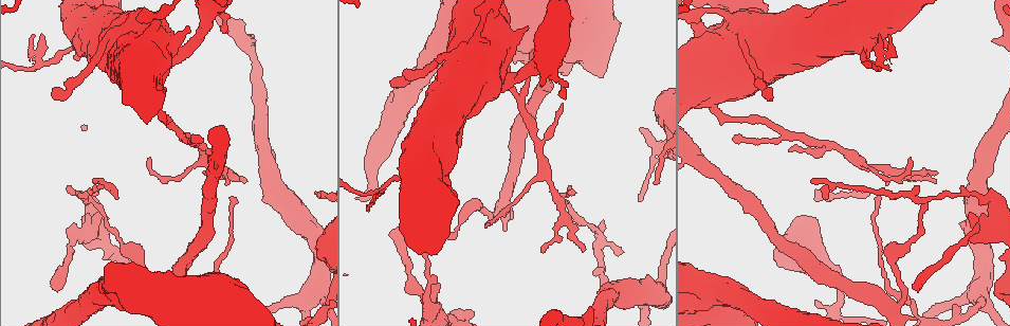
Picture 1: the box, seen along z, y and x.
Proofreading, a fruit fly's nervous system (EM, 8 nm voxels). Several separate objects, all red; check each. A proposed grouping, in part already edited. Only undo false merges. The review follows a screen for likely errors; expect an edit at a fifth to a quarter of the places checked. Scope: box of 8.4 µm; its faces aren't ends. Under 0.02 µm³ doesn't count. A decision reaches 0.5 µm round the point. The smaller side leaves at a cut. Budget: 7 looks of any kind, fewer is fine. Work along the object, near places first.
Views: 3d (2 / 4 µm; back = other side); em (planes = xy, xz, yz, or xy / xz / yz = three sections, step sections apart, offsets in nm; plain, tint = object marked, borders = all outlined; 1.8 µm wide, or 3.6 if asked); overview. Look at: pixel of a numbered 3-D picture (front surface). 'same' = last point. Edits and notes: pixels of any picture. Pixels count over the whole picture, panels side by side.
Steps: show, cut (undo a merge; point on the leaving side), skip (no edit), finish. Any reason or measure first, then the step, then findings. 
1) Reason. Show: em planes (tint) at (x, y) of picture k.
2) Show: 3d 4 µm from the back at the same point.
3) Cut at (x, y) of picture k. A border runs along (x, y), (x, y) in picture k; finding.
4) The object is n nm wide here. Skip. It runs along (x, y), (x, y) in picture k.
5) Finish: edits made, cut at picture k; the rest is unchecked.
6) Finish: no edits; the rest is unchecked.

Sudden change in width. Show: 3d 4 µm at (734, 23) of picture 1.

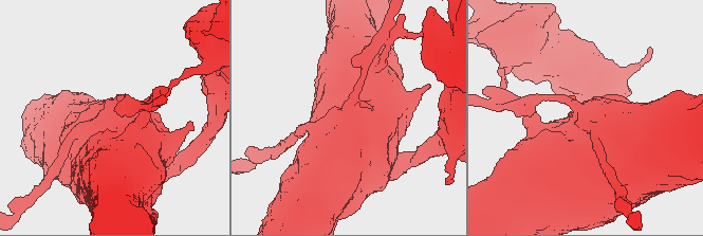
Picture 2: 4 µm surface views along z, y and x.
Need the tissue. Show: em 3.6 µm xy step 8 (tint) at (583, 112) of picture 2.

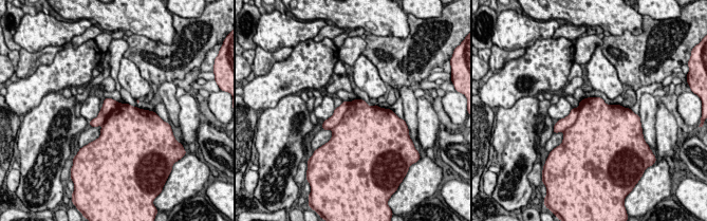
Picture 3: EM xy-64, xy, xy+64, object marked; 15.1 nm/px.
Cut it another way. Show: em 3.6 µm planes (borders) at the same point.

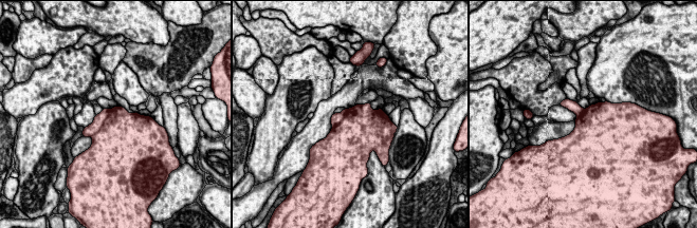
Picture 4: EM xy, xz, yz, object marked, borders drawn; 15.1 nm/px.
Cut at (98, 120) of picture 4. A border runs along (110, 109), (102, 127), (91, 136) in picture 4; a second cell is stuck on.

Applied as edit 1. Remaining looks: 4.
Redraw. Show: overview.

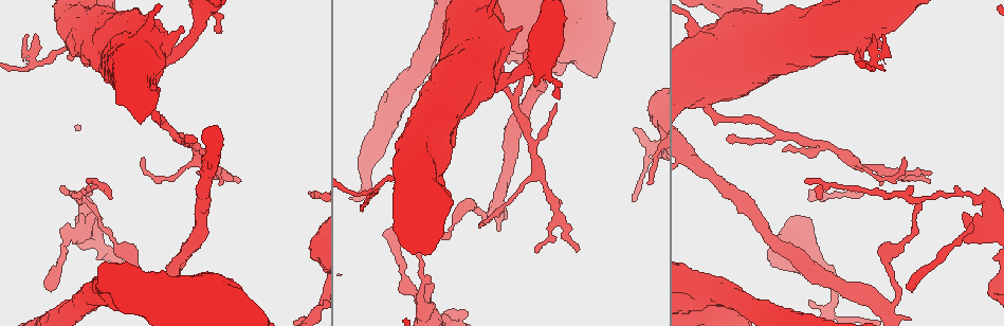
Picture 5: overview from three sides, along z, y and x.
Abrupt turn. Show: 3d 4 µm from the back at (421, 164) of picture 5.

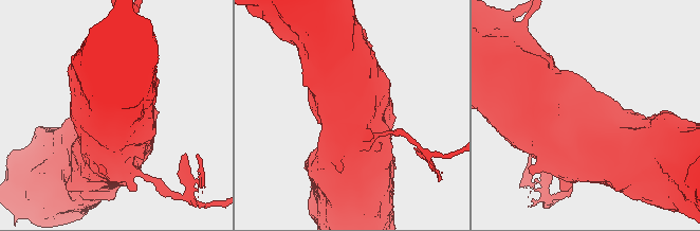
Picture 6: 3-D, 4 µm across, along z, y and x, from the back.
Shape alone is not enough. Show: em 3.6 µm xz step 8 (tint) at (593, 127) of picture 6.

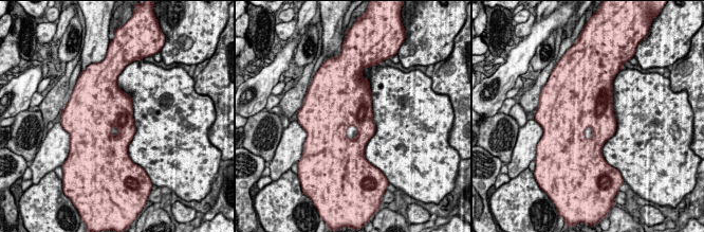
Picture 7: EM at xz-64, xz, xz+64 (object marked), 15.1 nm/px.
Show: em 3.6 µm planes (tint) at the same point.

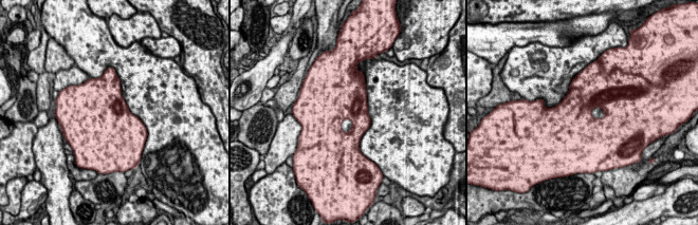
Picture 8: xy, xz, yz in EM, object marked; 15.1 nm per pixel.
Skip. One cell here.

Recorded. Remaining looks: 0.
Finish: edits made, cut at picture 4; the rest is unchecked.

